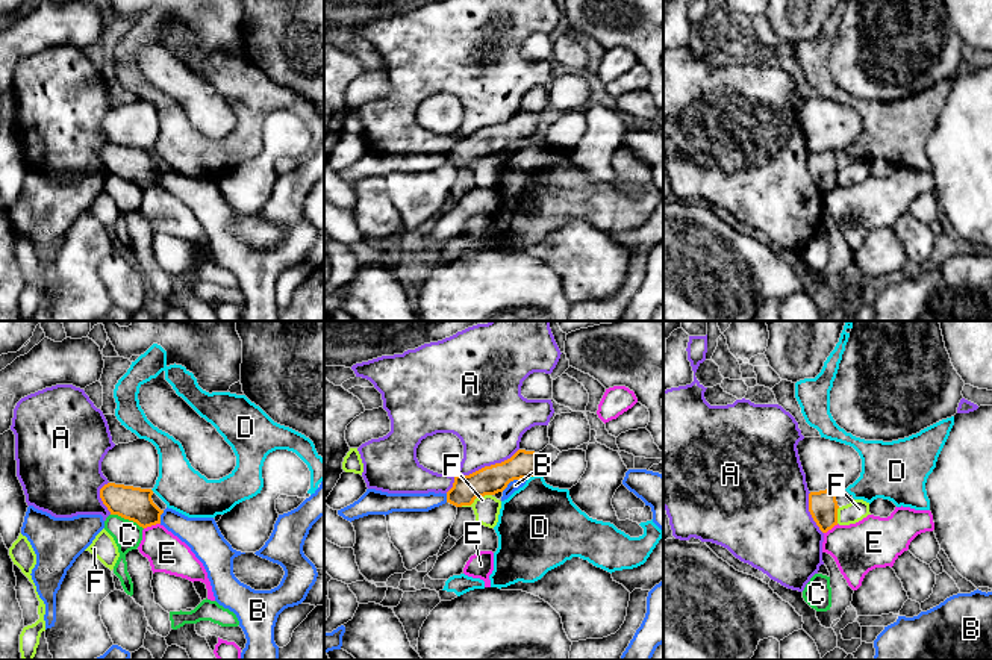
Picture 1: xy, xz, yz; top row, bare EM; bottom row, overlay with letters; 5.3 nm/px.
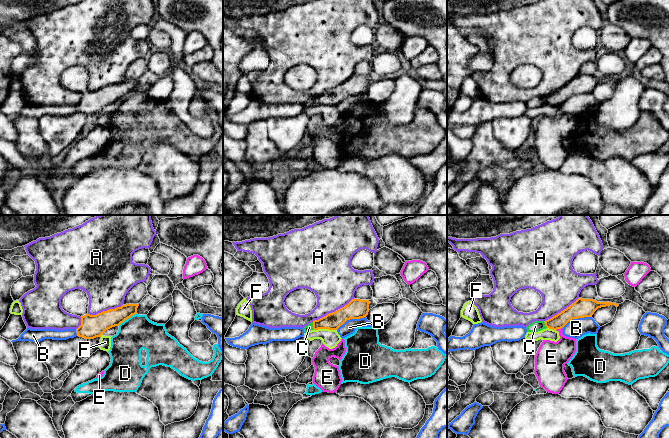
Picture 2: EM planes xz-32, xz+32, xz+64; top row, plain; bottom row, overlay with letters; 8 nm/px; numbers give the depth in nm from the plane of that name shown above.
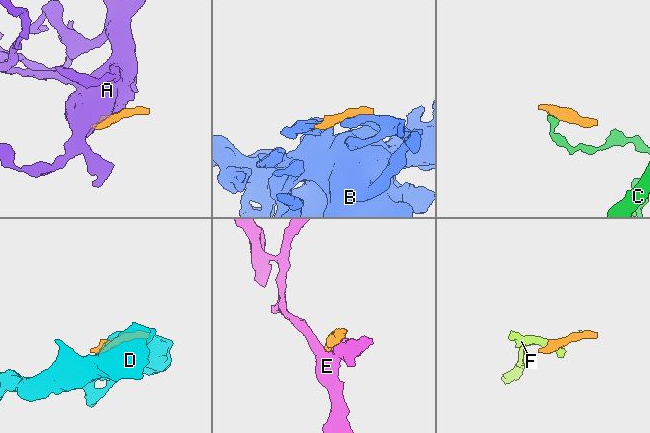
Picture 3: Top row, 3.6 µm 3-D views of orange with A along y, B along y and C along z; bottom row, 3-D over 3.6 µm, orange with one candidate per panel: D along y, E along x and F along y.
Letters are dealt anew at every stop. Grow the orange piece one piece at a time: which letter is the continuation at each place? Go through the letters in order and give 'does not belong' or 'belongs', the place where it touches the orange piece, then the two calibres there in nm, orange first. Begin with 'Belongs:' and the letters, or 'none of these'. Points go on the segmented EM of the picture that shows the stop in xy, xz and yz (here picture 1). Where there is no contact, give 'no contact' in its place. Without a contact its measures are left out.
Belongs: none of these
A: does not belong; meets orange in xz at (479, 470); 160 nm thick on the orange side, 360 nm on the other
B: does not belong; meets orange in xz at (514, 479); 160 nm thick on the orange side, 60 nm on the other
C: does not belong; meets orange in xy at (127, 518); 180 nm thick on the orange side, 160 nm on the other
D: does not belong; meets orange in xz at (530, 476); 160 nm thick on the orange side, 400 nm on the other
E: does not belong; meets orange in xy at (152, 524); 180 nm thick on the orange side, 200 nm on the other
F: does not belong; meets orange in xz at (476, 497); 160 nm thick on the orange side, 140 nm on the other

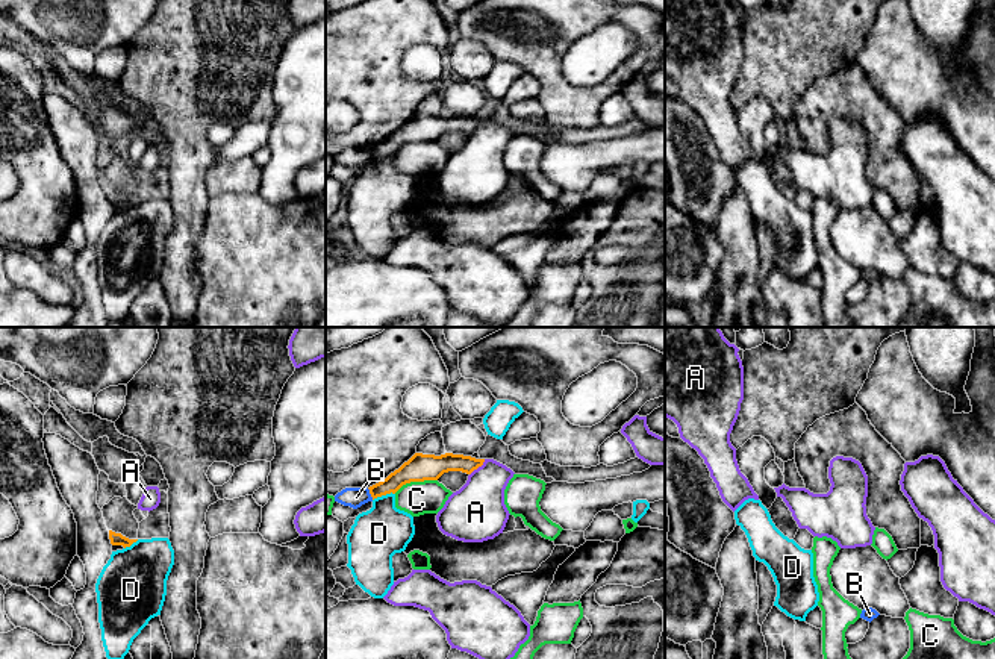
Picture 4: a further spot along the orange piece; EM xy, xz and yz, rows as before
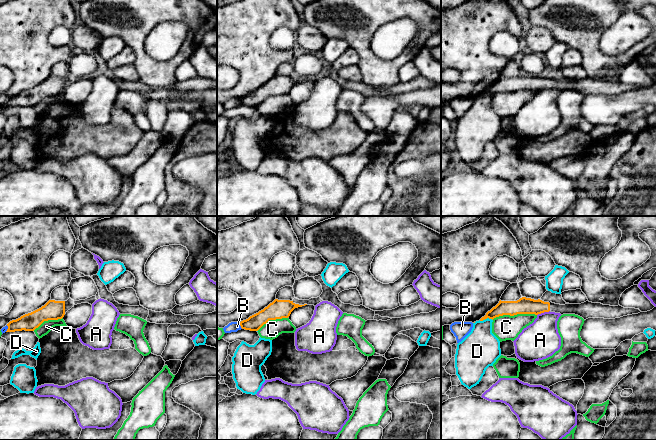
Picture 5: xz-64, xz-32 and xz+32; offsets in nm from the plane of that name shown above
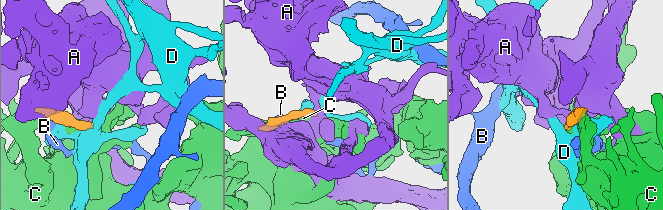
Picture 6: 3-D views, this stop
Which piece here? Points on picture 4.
Belongs: none of these
A: does not belong; meets orange in xz at (477, 467); 140 nm thick on the orange side, 300 nm on the other
B: does not belong; meets orange in xz at (370, 493); 110 nm thick on the orange side, 110 nm on the other
C: does not belong; meets orange in xz at (415, 480); 150 nm thick on the orange side, 180 nm on the other
D: does not belong; meets orange in xz at (383, 494); 150 nm thick on the orange side, 280 nm on the other

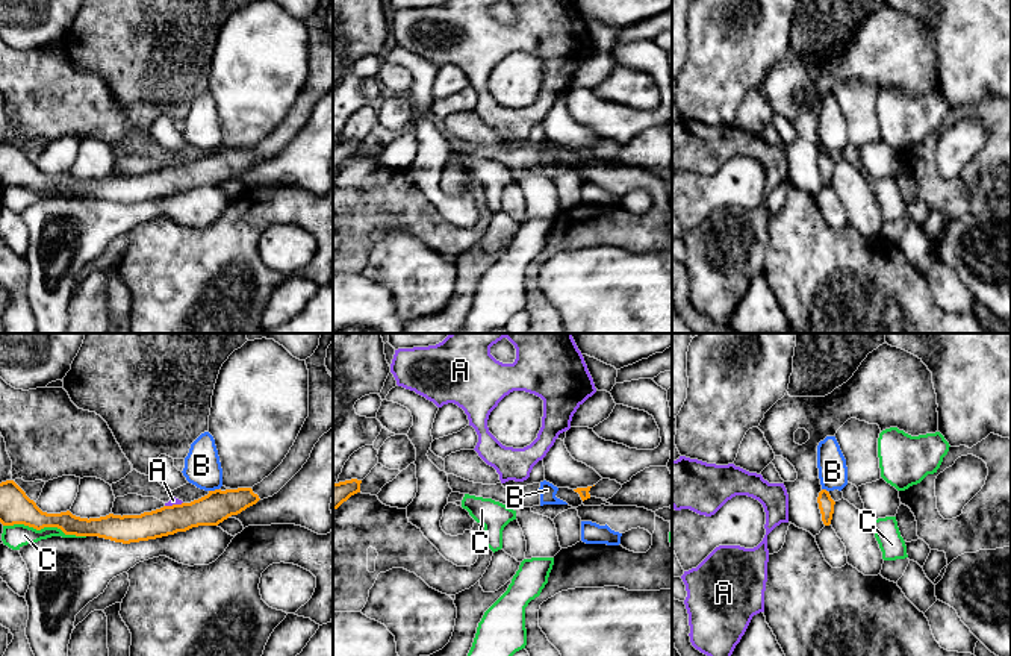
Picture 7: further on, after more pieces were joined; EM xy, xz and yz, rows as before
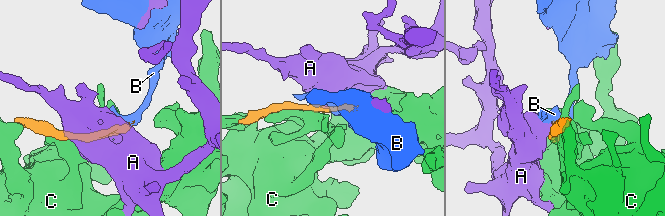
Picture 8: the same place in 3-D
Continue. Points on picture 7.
Belongs: none of these
A: does not belong; meets orange in xy at (173, 505); 160 nm thick on the orange side, 40 nm on the other
B: does not belong; meets orange in xy at (215, 490); 160 nm thick on the orange side, 190 nm on the other
C: does not belong; meets orange in xy at (44, 526); 180 nm thick on the orange side, 120 nm on the other

